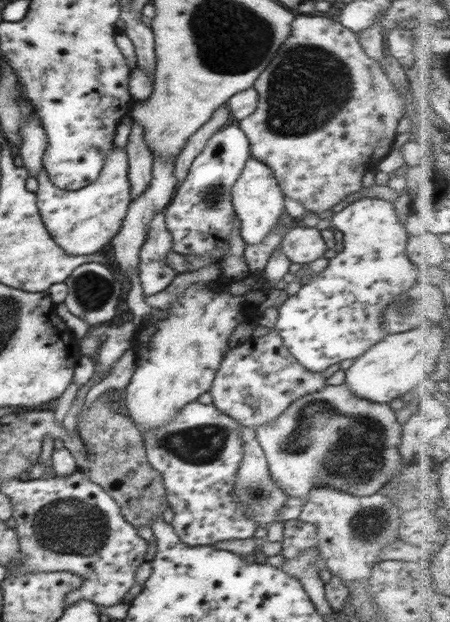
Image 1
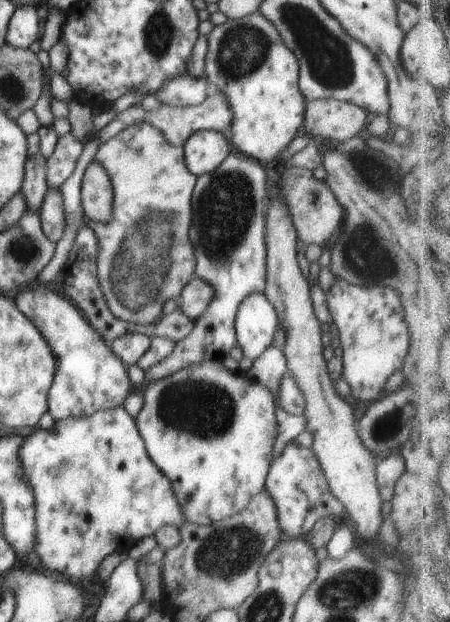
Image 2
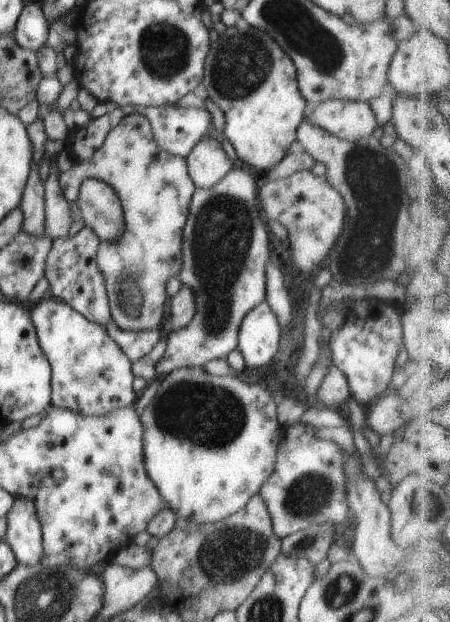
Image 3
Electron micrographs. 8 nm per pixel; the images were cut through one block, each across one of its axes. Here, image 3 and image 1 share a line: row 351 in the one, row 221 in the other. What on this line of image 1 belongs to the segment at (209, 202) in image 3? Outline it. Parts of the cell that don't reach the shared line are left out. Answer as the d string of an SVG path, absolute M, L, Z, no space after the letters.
M228 126L216 132L202 153L194 159L183 184L165 208L166 227L172 235L172 251L180 255L220 256L229 254L229 240L234 230L232 188L242 175L246 160L251 158L249 141L239 126Z

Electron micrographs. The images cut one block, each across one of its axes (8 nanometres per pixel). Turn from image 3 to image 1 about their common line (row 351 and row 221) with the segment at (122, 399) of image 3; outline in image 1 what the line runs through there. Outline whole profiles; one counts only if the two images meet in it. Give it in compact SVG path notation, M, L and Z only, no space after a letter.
M114 148L108 155L99 178L76 191L58 189L44 173L38 177L37 206L45 228L57 246L70 257L87 256L106 250L112 237L120 231L128 212L130 184L127 178L128 159L124 149Z

